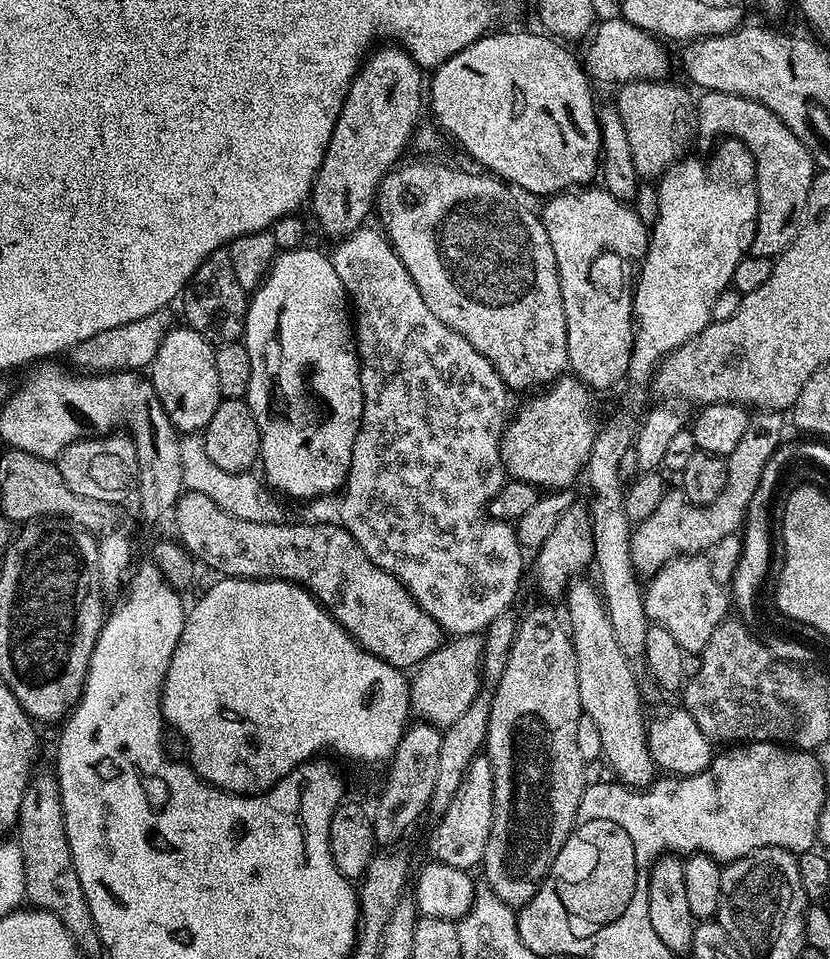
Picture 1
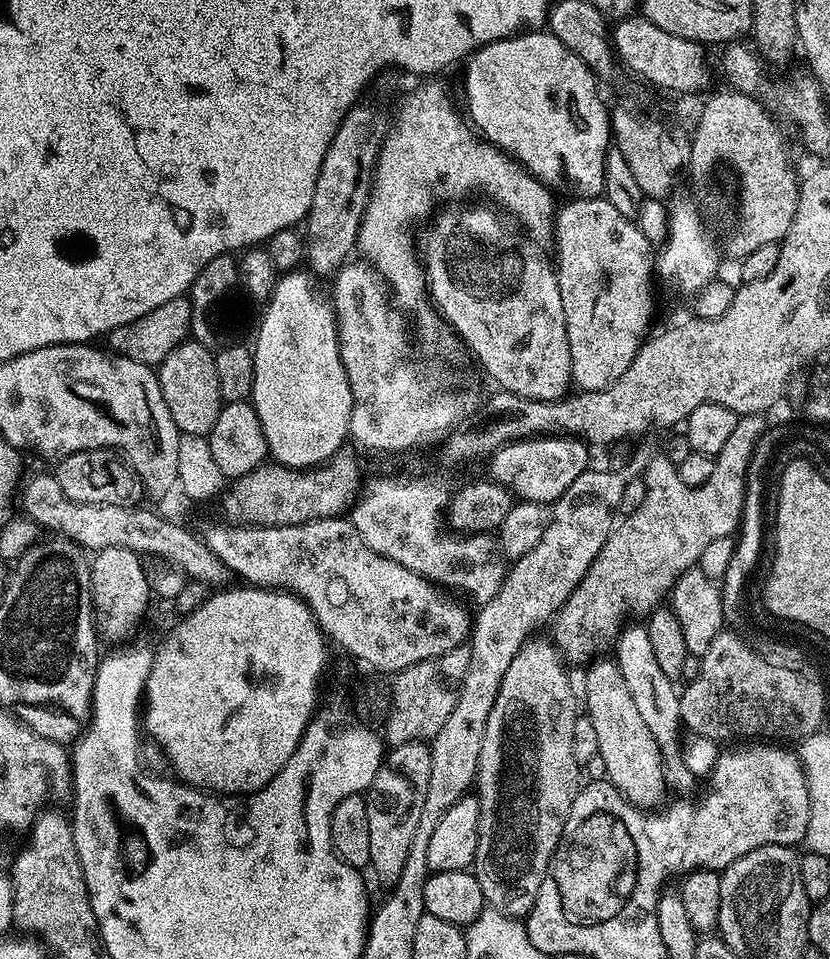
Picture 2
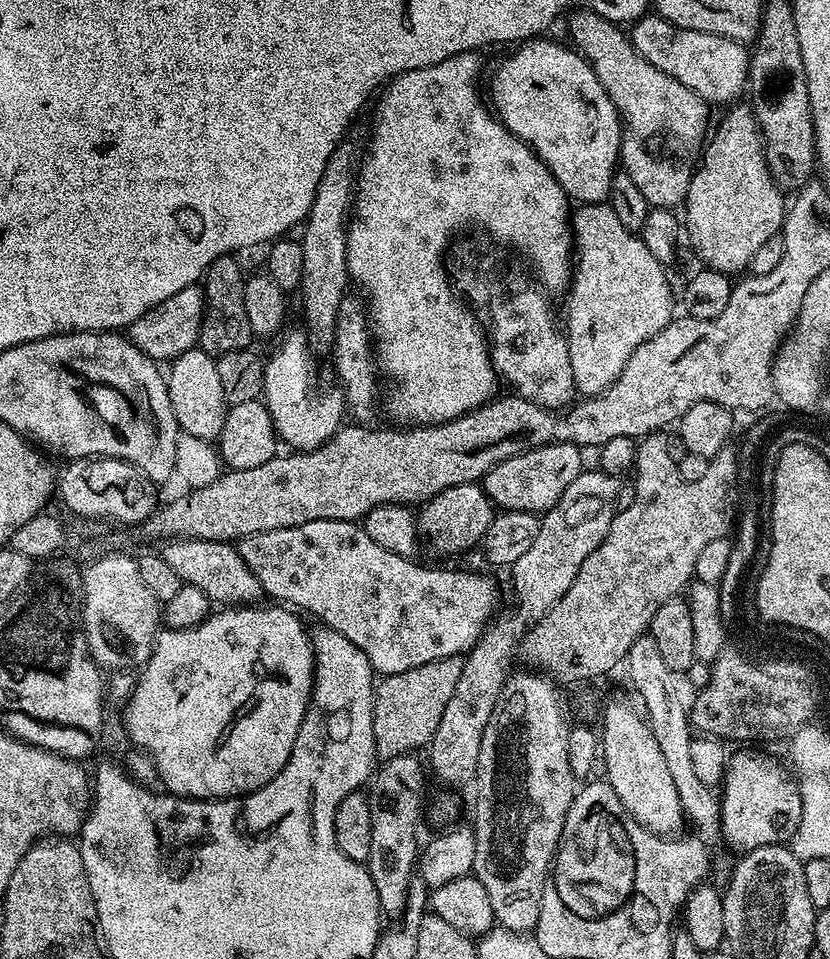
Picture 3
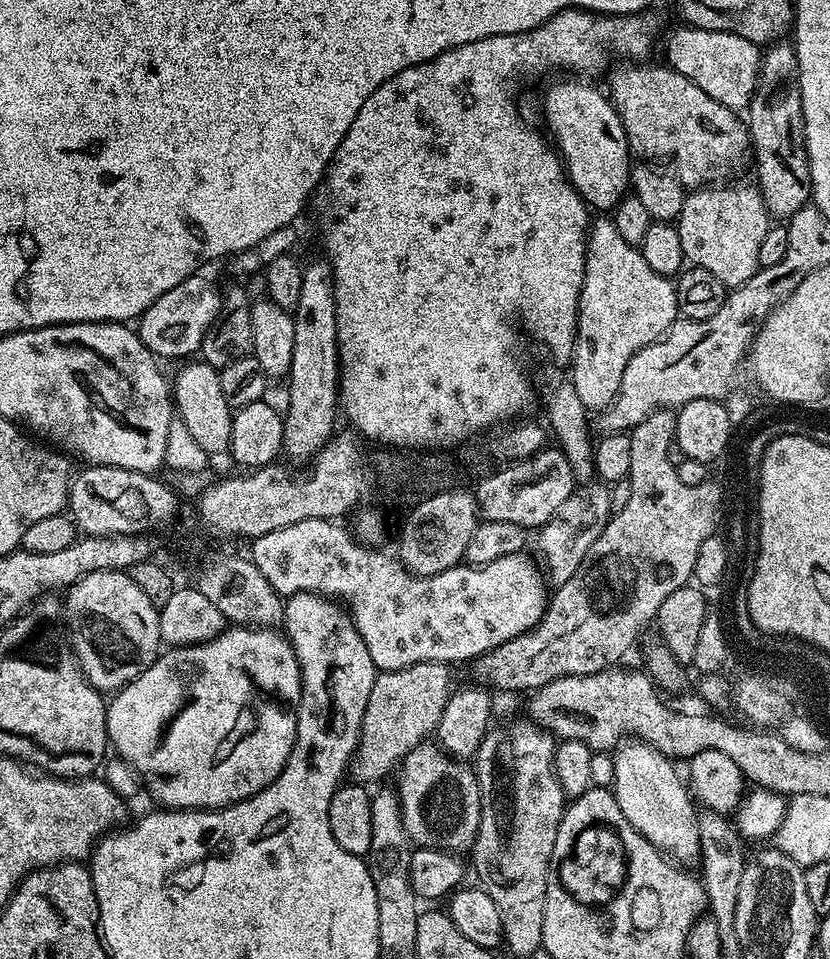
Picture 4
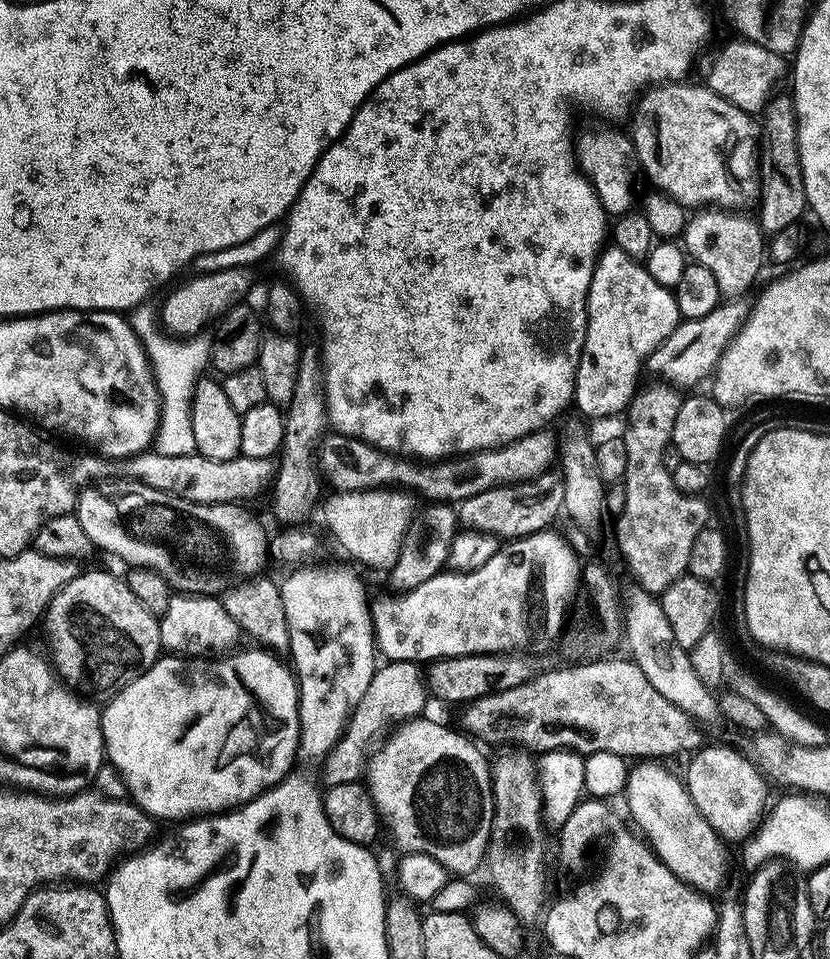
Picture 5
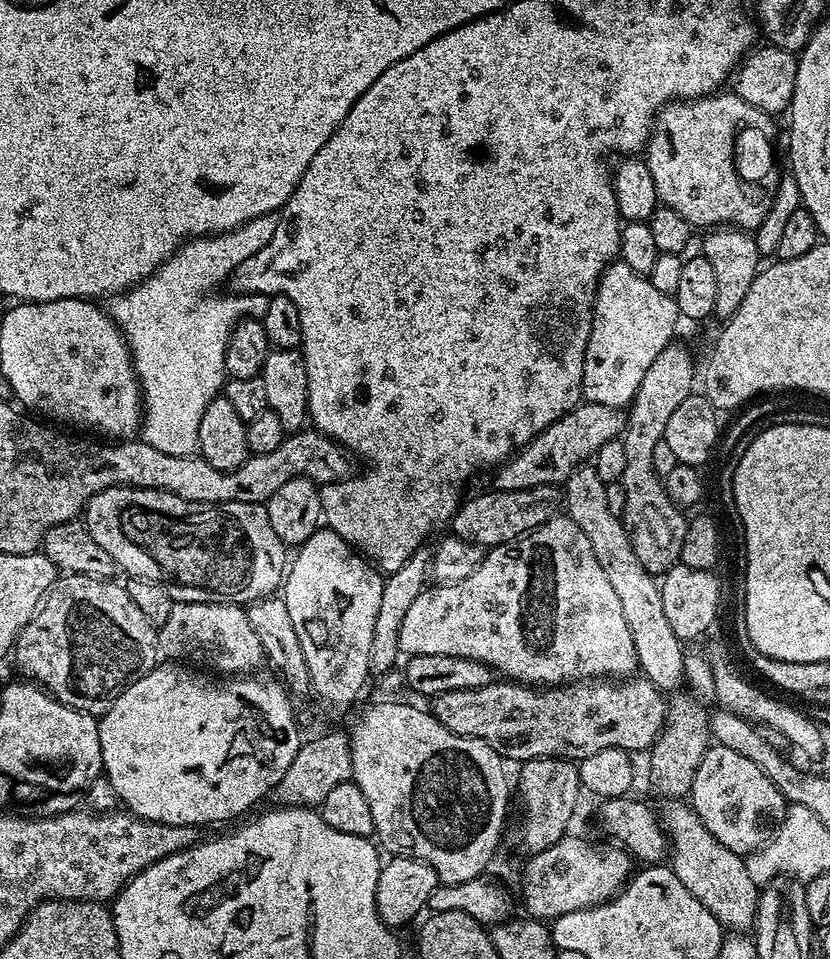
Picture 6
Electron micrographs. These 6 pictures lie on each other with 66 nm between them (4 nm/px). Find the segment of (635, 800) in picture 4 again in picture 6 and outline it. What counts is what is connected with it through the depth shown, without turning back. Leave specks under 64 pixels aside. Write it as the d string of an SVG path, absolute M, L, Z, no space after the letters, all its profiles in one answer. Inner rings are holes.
M668 802L662 812L664 831L670 837L670 867L672 875L714 914L720 927L736 934L744 934L756 923L756 911L760 901L761 889L746 871L744 857L734 850L726 850L710 830L698 818L688 802Z

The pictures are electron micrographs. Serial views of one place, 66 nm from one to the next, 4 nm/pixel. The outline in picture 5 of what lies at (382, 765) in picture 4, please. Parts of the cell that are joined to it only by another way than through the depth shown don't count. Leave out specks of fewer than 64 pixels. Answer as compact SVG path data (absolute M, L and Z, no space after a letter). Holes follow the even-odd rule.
M410 660L381 663L374 678L370 678L370 686L366 686L366 694L362 694L358 718L349 723L343 739L323 761L323 764L325 763L323 783L331 786L359 781L365 775L370 759L368 744L375 745L393 726L399 726L405 720L417 719L423 713L420 711L427 700L430 700L430 688L426 683L425 669L419 663Z

